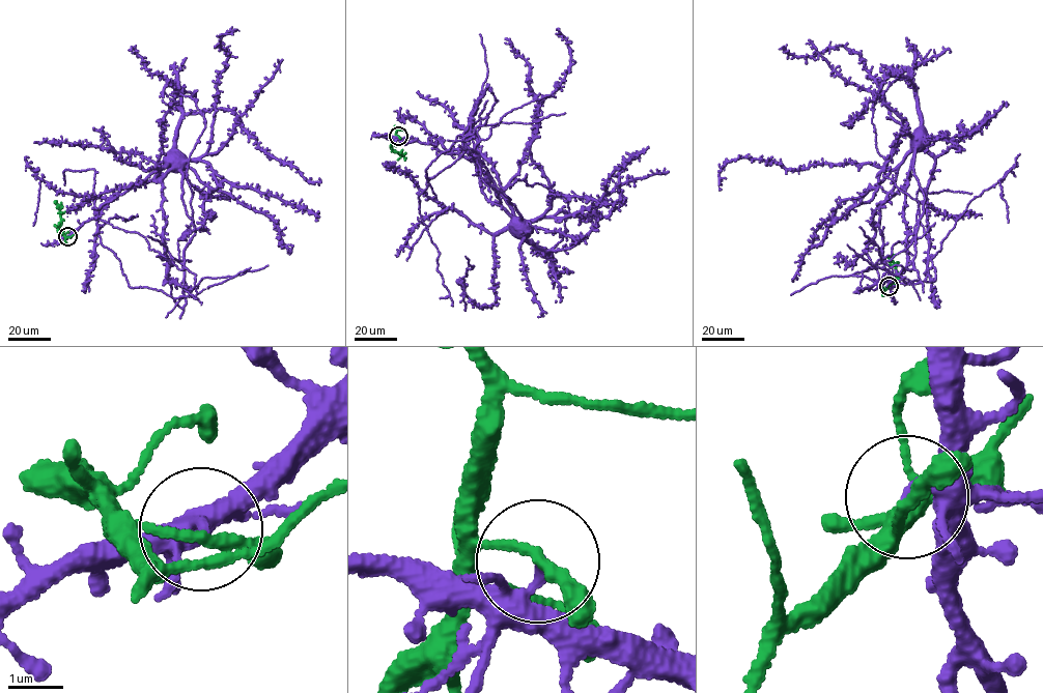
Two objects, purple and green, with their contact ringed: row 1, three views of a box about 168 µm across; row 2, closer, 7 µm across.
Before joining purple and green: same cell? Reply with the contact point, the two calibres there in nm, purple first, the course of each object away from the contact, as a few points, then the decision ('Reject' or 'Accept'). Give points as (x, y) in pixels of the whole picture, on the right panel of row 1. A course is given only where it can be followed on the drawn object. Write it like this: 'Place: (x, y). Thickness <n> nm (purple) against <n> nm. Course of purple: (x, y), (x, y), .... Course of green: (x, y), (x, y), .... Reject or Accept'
Place: (889, 286). Thickness 150 nm (purple) against 200 nm. Course of purple: (889, 286), (881, 255), (879, 211), (892, 190), (900, 166), (920, 146), (919, 140). Course of green: (889, 286), (896, 282), (896, 266), (891, 258), (896, 255). Reject

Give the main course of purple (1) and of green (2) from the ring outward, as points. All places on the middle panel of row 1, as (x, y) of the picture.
1: (398, 136), (473, 160), (486, 181), (505, 199), (513, 217), (510, 226), (516, 228)
2: (398, 136), (391, 146), (404, 161)

